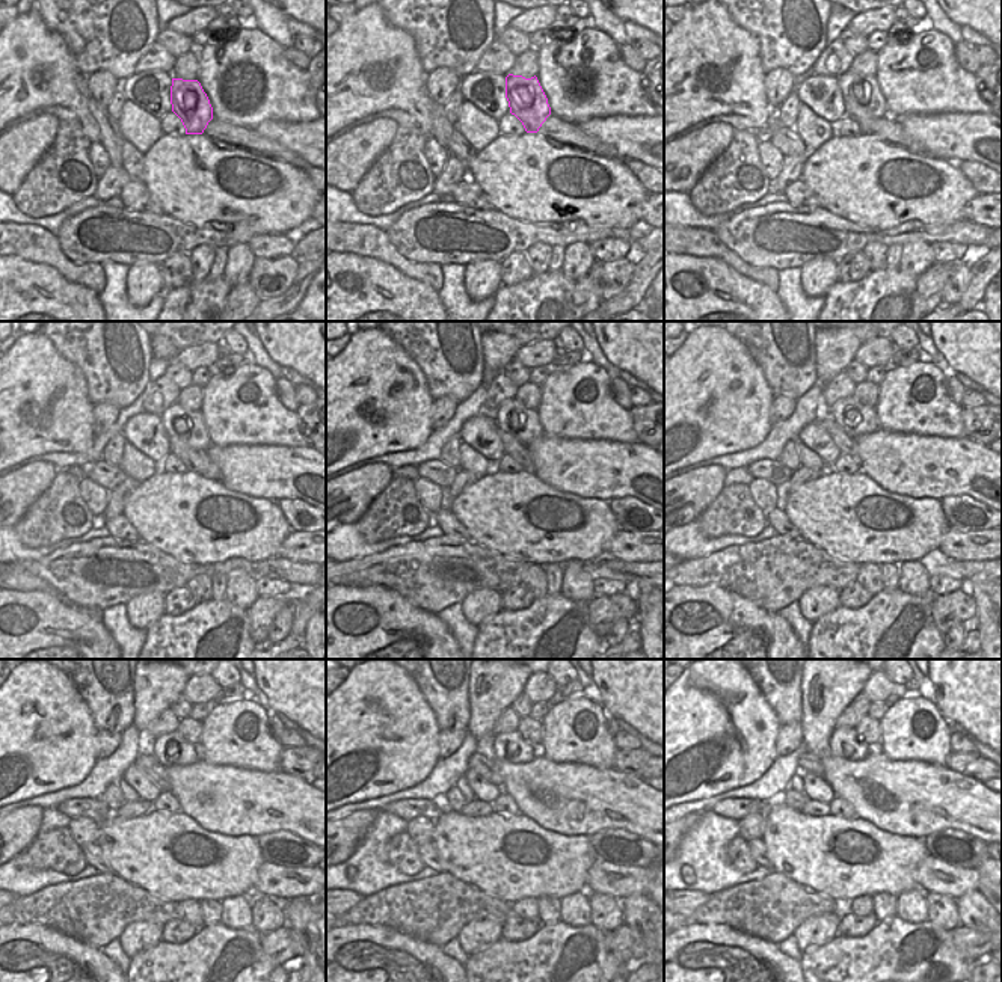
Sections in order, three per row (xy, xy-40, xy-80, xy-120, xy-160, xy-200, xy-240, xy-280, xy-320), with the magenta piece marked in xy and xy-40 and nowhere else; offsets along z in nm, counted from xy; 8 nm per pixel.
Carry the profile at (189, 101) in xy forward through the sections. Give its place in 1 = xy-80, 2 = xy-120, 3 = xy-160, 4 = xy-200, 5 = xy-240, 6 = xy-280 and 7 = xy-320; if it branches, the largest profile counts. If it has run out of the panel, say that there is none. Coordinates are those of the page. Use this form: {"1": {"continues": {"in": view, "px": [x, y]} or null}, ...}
{"1": {"continues": {"in": "xy-80", "px": [862, 97]}}, "2": {"continues": {"in": "xy-120", "px": [181, 426]}}, "3": {"continues": {"in": "xy-160", "px": [522, 424]}}, "4": {"continues": {"in": "xy-200", "px": [856, 420]}}, "5": {"continues": {"in": "xy-240", "px": [171, 748]}}, "6": {"continues": {"in": "xy-280", "px": [507, 747]}}, "7": {"continues": {"in": "xy-320", "px": [844, 742]}}}

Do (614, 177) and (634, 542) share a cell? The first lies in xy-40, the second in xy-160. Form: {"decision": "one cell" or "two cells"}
{"decision": "two cells"}

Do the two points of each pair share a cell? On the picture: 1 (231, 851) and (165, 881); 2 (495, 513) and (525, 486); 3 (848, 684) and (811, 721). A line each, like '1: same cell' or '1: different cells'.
1: same cell
2: same cell
3: same cell

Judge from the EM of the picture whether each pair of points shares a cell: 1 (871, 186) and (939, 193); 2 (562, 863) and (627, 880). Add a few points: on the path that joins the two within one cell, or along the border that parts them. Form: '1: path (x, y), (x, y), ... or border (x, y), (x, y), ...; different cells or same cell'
1: path (888, 193), (903, 201), (922, 199); same cell
2: border (596, 859), (589, 869), (586, 889); different cells

